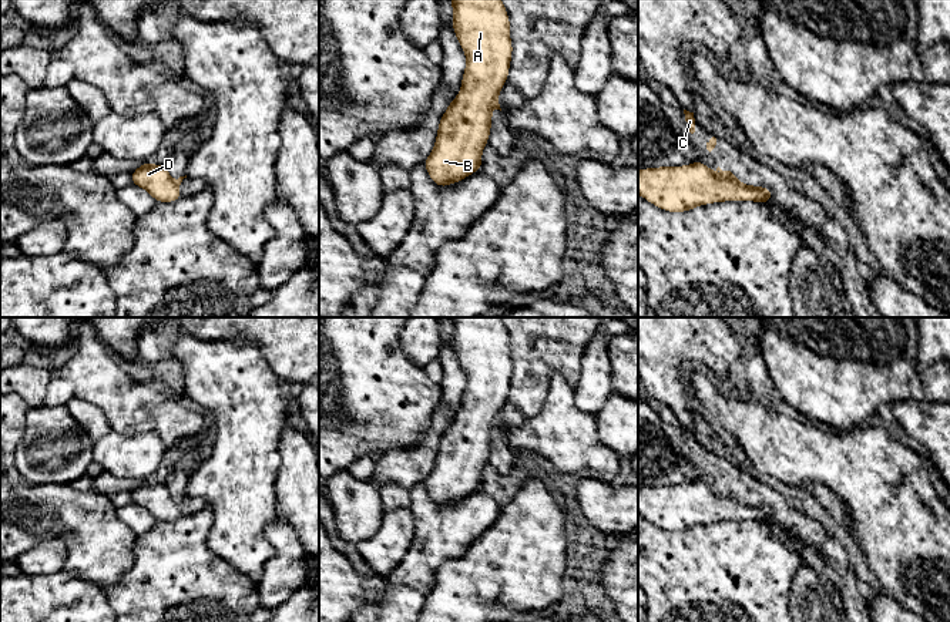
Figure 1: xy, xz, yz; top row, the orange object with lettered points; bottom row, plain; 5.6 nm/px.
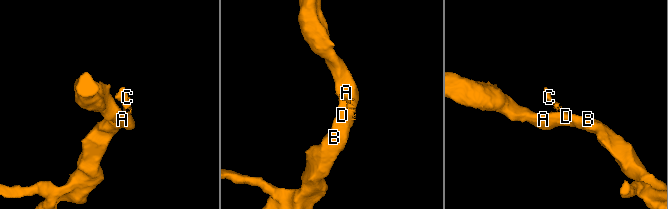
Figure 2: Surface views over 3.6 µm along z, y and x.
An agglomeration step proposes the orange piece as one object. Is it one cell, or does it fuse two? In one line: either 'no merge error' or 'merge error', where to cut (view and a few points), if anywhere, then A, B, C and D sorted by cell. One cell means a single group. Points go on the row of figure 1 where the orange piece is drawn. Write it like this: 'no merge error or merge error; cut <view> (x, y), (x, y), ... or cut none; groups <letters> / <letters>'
merge error; cut yz (727, 175), (741, 184); groups A B D / C

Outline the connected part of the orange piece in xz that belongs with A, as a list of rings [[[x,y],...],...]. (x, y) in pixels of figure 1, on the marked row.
[[[451,0],[453,31],[464,51],[461,88],[442,114],[430,155],[423,161],[437,186],[449,186],[481,169],[494,98],[510,70],[513,44],[501,0]]]

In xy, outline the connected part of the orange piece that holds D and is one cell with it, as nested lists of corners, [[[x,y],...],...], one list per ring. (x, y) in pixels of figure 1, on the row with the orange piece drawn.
[[[141,164],[131,174],[131,181],[145,189],[157,202],[174,202],[182,196],[165,165]]]

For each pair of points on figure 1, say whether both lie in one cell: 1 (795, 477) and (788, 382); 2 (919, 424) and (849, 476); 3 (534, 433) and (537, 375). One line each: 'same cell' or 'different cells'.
1: different cells
2: different cells
3: different cells

